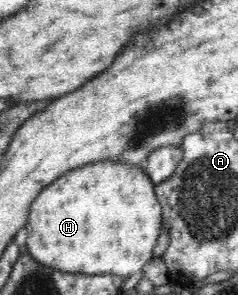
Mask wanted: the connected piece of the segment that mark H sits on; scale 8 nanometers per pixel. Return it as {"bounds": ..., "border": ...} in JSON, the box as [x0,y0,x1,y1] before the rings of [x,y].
{"bounds":[24,160,163,278],"border":[[[112,160],[84,165],[64,173],[36,196],[29,211],[24,227],[29,254],[36,261],[58,271],[86,275],[112,274],[128,278],[140,272],[154,257],[152,249],[163,223],[163,209],[144,166]]]}

